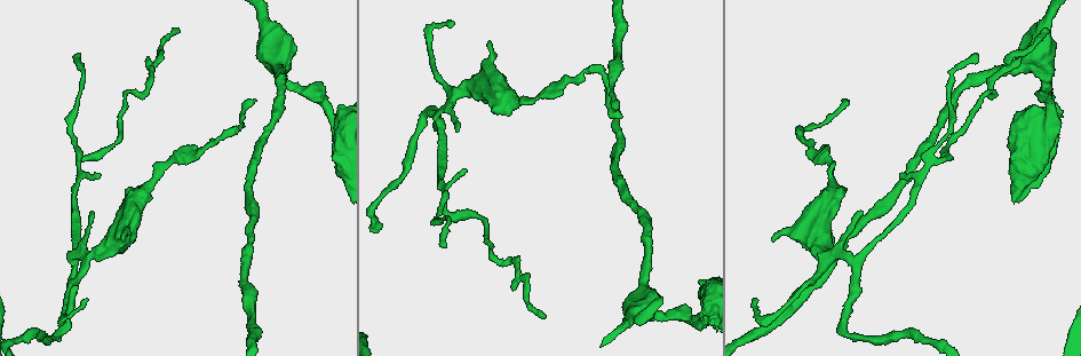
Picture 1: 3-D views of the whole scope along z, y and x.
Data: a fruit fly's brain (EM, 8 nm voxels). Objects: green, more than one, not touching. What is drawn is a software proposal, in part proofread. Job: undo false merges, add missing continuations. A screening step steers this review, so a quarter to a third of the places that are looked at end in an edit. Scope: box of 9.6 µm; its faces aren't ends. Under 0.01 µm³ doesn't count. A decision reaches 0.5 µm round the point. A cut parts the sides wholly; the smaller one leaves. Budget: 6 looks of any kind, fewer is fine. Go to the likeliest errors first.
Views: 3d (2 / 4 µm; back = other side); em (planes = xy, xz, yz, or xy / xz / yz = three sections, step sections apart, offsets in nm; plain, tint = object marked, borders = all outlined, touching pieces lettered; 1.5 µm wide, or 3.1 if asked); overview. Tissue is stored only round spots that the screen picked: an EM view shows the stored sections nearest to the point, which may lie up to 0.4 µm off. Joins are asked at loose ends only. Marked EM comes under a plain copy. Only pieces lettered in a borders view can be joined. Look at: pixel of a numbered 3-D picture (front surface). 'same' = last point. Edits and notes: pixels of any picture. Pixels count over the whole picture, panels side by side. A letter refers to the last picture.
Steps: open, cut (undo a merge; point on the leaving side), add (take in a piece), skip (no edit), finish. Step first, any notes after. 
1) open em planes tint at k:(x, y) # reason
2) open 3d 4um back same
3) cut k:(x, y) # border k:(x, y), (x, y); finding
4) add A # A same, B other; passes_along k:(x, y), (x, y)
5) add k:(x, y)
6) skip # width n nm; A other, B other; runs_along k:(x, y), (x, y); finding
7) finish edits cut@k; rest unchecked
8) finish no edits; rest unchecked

open em planes borders at 1:(1047, 28) # thin end

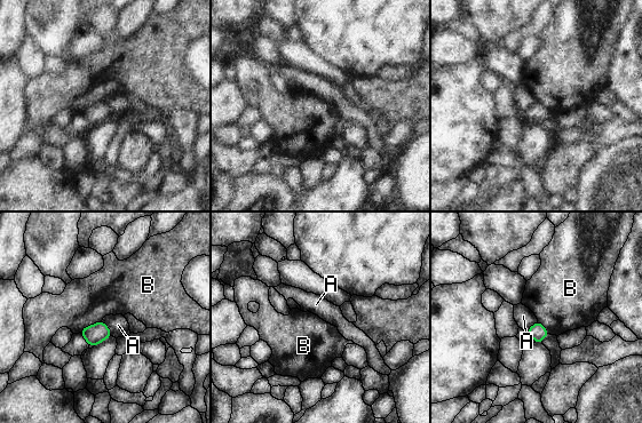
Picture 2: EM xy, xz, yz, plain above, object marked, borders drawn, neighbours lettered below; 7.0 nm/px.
skip # A other, B other; border 2:(101, 320), (85, 326), (80, 333); none of them fits

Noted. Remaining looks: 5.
open em planes borders at 1:(978, 54)

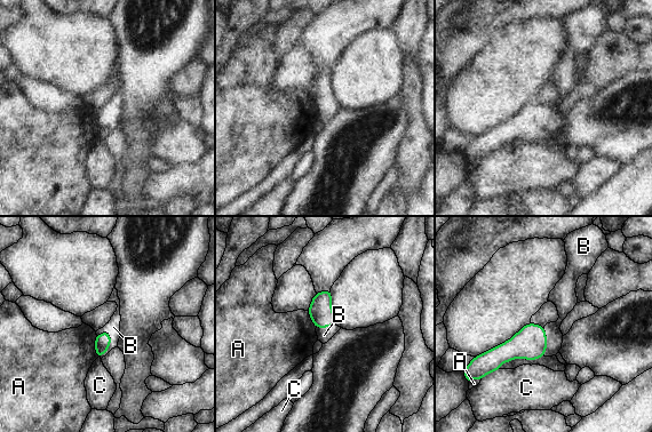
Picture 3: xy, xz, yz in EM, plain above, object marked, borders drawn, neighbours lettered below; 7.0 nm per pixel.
add B # A other, B same, C other; passes_along 3:(103, 341), (110, 344), (113, 327); it goes on there

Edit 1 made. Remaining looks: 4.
open em planes borders at 1:(689, 319) # thin neck

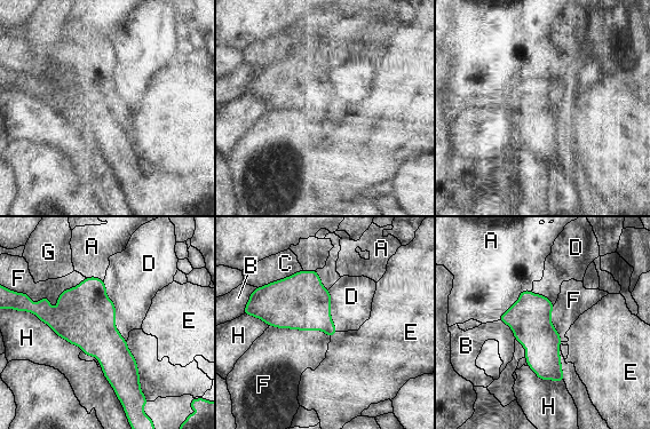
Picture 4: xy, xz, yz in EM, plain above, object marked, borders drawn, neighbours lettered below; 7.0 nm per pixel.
skip # width 280 nm; A other, B other, C other, D other, E other, F other, G other, H other; continuous, no second neuron

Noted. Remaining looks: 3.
finish edits add@3; rest unchecked

